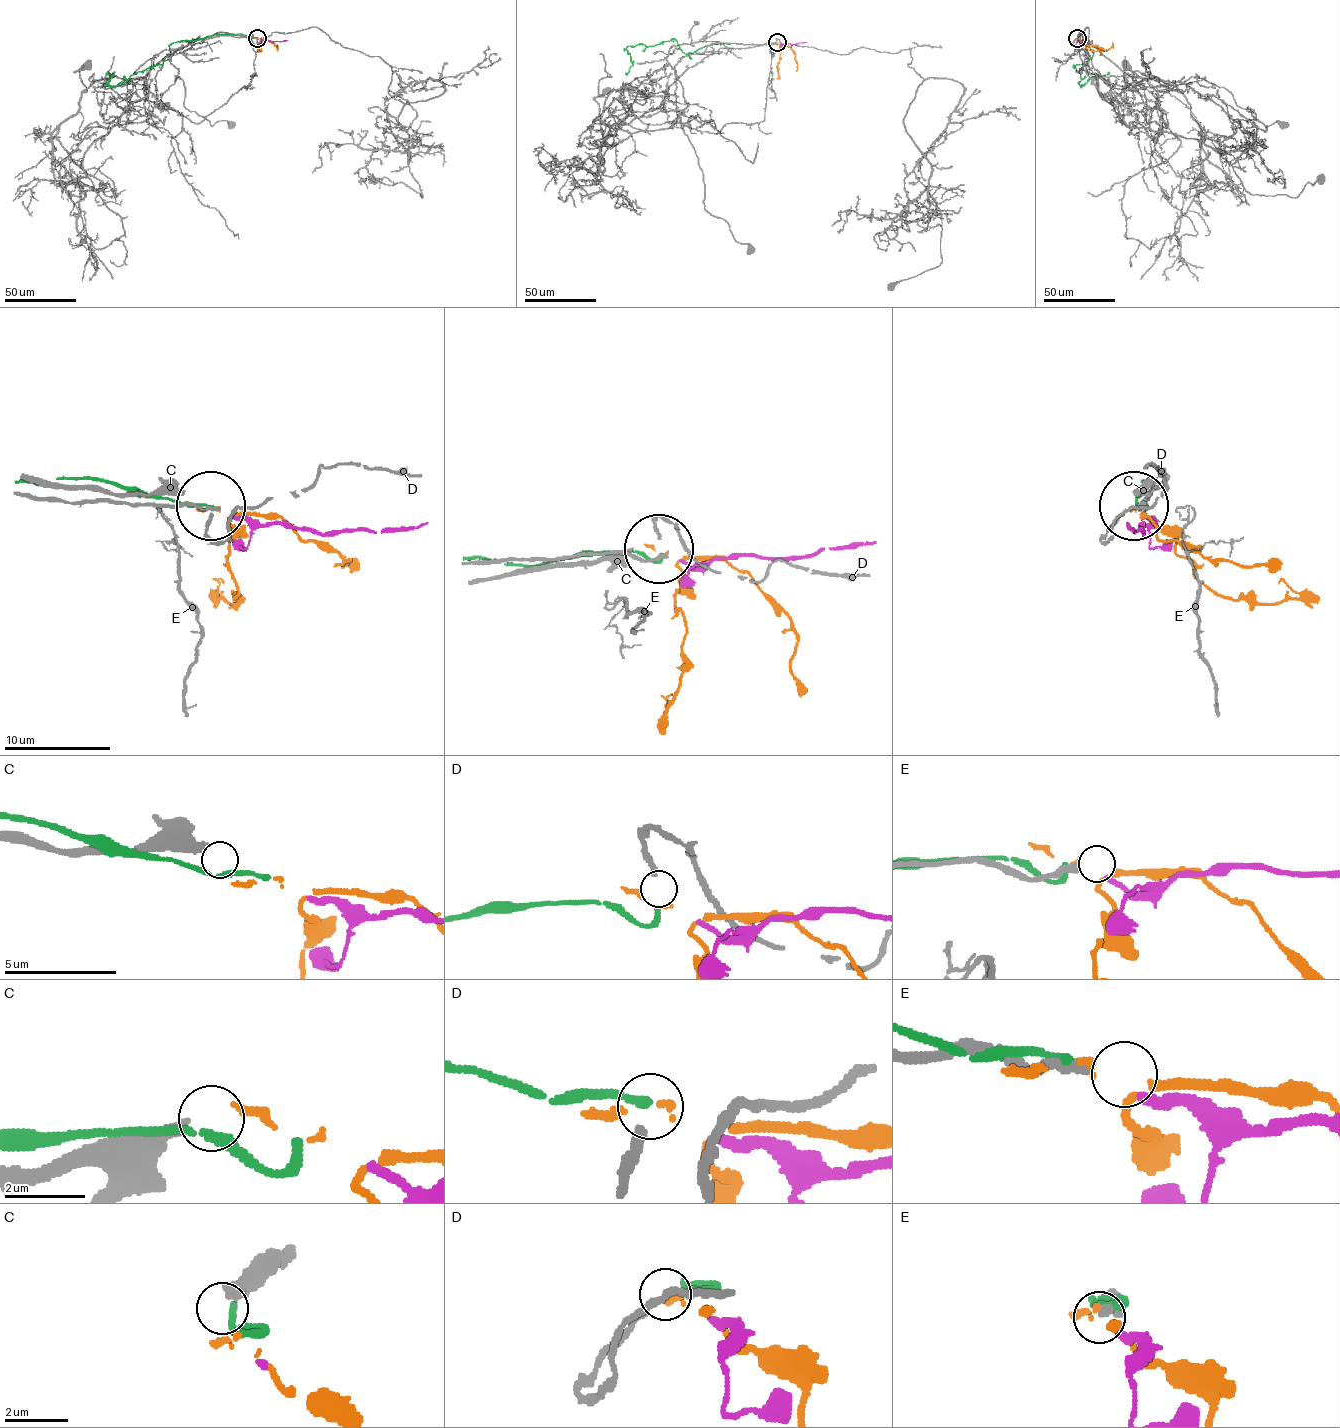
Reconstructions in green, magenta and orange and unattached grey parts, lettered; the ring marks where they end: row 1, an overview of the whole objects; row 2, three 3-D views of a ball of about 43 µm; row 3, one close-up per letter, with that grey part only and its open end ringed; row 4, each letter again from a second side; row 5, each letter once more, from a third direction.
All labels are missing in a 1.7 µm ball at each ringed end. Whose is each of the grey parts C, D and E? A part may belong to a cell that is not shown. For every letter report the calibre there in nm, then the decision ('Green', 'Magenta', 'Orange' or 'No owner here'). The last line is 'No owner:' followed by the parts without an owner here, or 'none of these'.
C: Thickness 400 nm. No owner here
D: Thickness 200 nm. Green
E: Thickness 300 nm. Magenta
No owner: C

